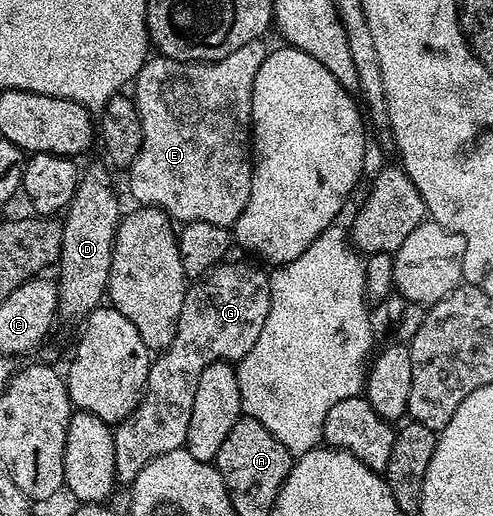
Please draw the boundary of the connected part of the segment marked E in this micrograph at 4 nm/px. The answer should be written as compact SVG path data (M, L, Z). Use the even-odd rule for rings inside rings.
M264 38L255 41L247 41L247 45L235 49L227 57L223 57L217 63L184 63L164 57L150 57L142 65L137 74L135 88L135 102L139 109L139 117L143 125L143 145L139 149L139 157L135 157L132 167L128 168L129 191L137 198L136 202L149 207L160 207L174 220L194 223L195 221L207 221L211 225L232 228L237 218L243 213L247 201L251 197L251 181L253 180L253 165L255 152L251 146L251 128L253 126L253 86L255 85L255 73L259 73L259 65L263 65L267 54L266 40Z

